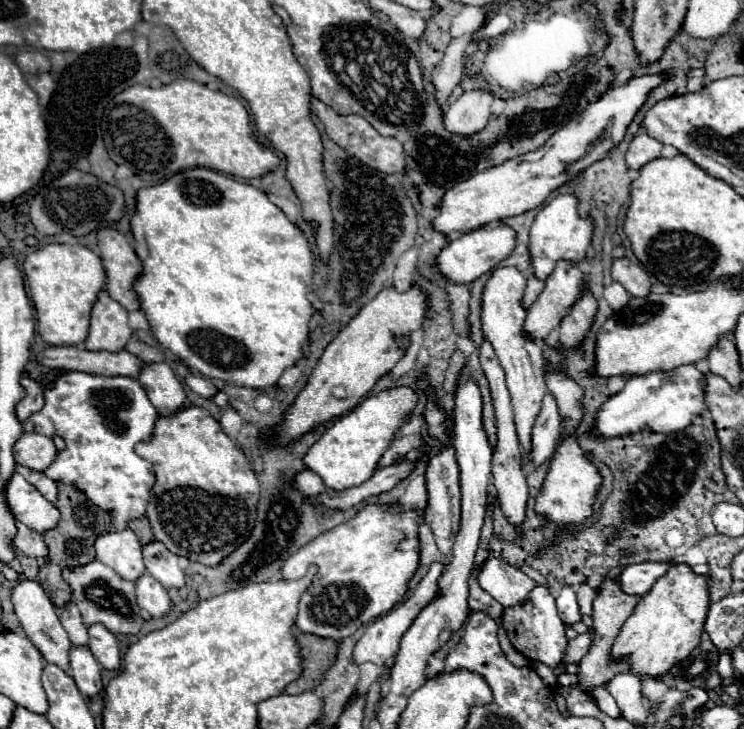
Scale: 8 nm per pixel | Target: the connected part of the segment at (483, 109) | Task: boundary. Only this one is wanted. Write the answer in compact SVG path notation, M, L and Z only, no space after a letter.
M471 90L453 102L445 116L445 128L457 136L473 136L487 126L493 94L489 90Z

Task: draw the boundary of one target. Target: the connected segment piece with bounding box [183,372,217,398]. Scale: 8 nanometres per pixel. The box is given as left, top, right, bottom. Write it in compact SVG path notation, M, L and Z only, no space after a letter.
M189 372L189 374L183 378L183 382L185 382L193 392L201 394L203 398L211 398L211 396L217 392L217 388L215 388L215 384L213 384L211 380L207 380L207 378L199 376L199 374L193 374L193 372Z

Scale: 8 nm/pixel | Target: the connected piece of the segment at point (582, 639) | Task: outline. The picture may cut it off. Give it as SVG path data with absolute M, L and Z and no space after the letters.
M581 634L575 640L569 642L567 646L567 654L565 654L565 662L579 662L591 646L591 634Z

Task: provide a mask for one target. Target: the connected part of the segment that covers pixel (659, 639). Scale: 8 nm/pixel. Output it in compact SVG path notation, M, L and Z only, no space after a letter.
M673 562L653 588L639 600L633 616L623 624L613 644L613 656L629 658L631 672L641 676L661 676L677 662L685 660L703 634L709 610L707 576L695 574L685 562Z

